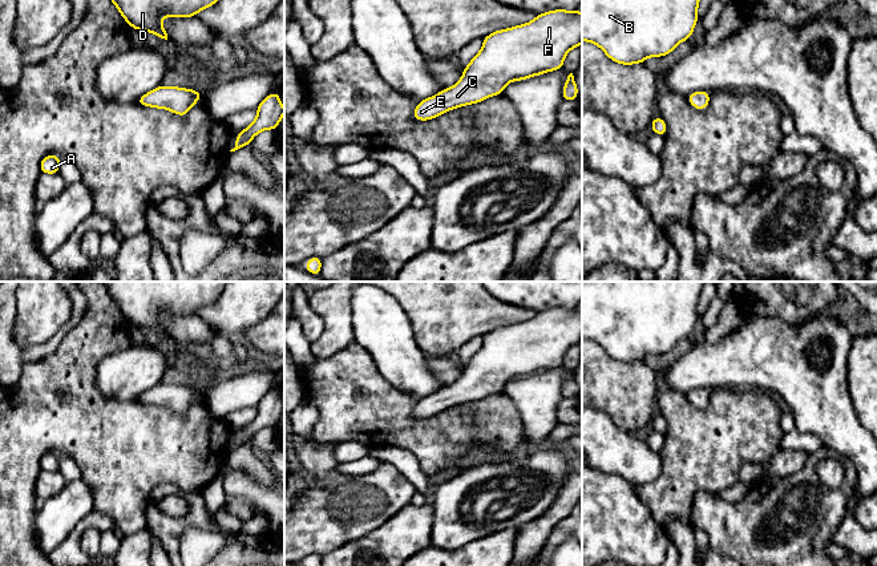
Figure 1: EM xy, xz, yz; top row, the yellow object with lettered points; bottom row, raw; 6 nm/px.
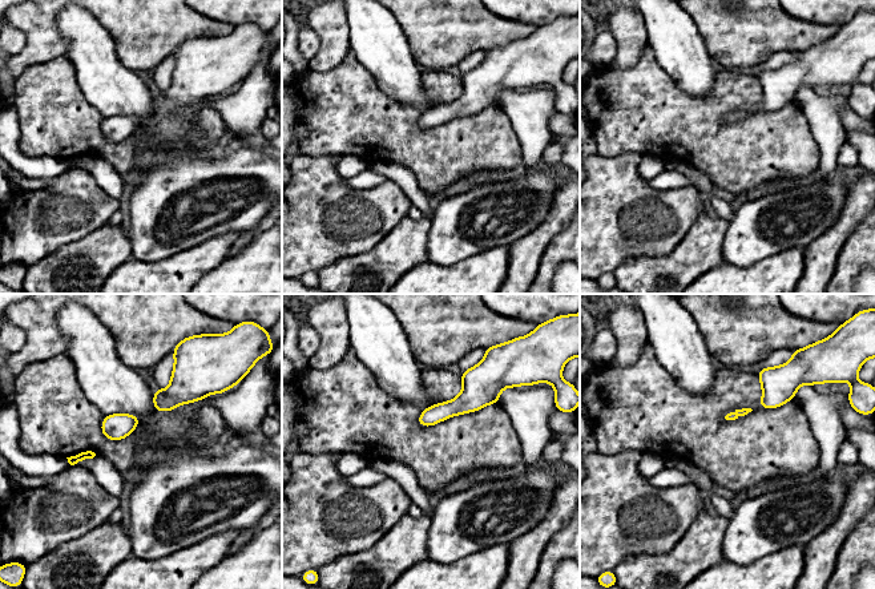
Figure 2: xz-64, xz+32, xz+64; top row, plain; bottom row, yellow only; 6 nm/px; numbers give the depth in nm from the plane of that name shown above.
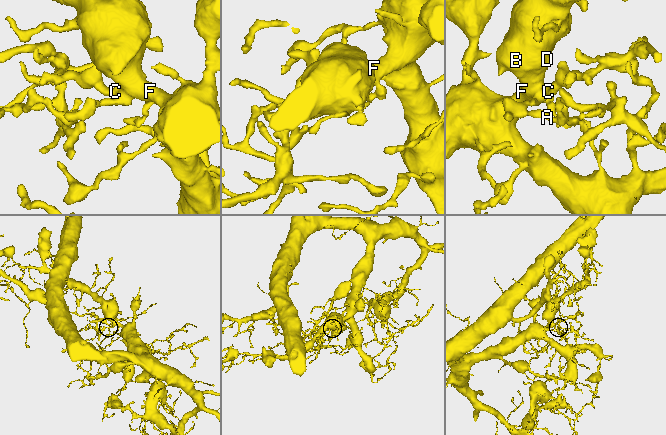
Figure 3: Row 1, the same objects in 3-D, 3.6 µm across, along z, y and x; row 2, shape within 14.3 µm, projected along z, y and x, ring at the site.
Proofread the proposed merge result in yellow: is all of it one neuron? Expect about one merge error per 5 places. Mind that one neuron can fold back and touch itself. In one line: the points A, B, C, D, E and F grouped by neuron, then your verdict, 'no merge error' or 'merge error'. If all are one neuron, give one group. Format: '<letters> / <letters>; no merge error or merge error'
A B C D E F; no merge error

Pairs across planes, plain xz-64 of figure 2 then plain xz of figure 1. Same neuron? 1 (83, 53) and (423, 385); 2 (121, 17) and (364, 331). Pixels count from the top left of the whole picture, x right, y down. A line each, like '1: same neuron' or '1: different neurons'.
1: same neuron
2: different neurons

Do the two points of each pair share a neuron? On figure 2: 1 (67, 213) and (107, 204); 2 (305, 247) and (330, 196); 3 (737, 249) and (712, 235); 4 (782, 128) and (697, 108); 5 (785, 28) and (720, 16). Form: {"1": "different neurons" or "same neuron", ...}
{"1": "same neuron", "2": "same neuron", "3": "different neurons", "4": "same neuron", "5": "same neuron"}

